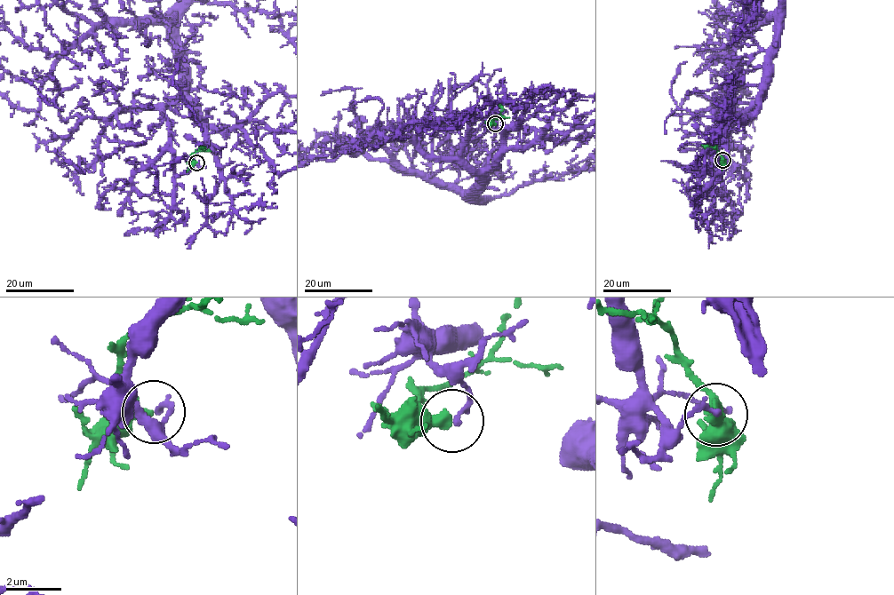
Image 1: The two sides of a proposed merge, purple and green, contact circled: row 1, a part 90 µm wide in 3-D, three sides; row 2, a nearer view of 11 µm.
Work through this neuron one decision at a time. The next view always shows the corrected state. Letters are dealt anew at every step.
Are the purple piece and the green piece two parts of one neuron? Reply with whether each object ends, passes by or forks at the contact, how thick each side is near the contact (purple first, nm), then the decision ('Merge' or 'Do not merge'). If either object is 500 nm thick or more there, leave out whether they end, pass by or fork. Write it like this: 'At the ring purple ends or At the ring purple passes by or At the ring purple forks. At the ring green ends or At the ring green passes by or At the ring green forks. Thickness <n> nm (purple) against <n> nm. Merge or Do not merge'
At the ring purple ends. At the ring green ends. Thickness 200 nm (purple) against 440 nm. Do not merge

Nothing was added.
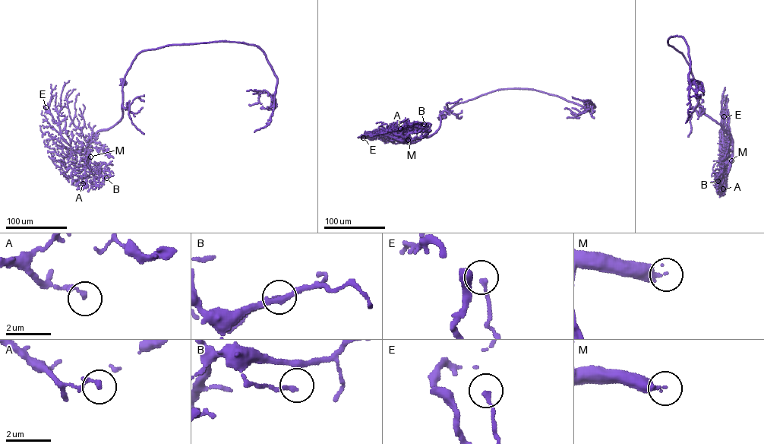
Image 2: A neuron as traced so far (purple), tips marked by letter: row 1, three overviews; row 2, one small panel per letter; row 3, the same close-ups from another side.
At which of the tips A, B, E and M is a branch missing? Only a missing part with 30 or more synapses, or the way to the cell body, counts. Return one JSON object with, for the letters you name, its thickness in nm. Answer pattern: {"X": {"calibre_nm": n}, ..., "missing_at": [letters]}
{"M": {"calibre_nm": 260}, "missing_at": ["M"]}

